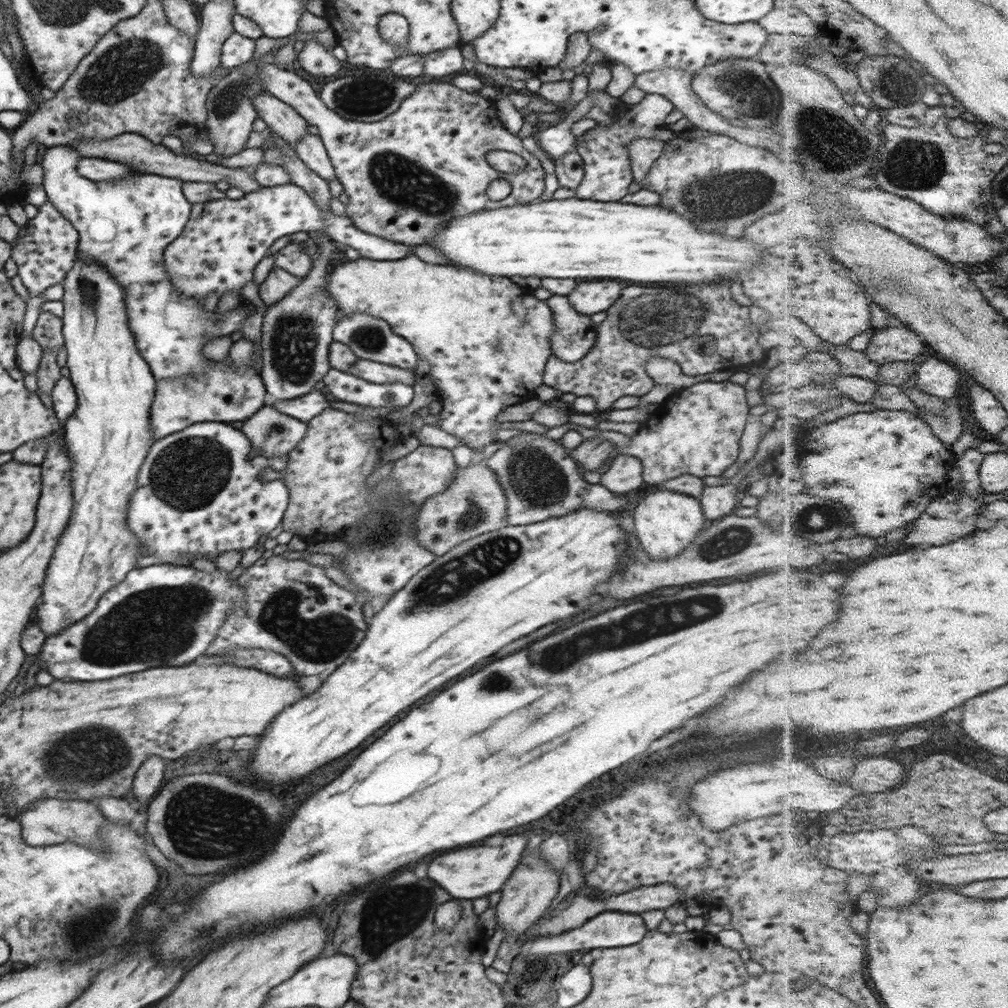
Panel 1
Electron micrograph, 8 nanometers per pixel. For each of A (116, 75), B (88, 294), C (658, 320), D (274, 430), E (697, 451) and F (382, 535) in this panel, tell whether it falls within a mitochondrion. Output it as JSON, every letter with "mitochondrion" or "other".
{"A":"mitochondrion","B":"mitochondrion","C":"mitochondrion","D":"mitochondrion","E":"other","F":"mitochondrion"}

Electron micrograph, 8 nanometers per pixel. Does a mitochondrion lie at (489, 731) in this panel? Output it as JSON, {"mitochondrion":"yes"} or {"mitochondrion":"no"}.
{"mitochondrion":"no"}

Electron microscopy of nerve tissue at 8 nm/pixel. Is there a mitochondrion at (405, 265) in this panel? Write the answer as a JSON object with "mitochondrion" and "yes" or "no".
{"mitochondrion":"no"}

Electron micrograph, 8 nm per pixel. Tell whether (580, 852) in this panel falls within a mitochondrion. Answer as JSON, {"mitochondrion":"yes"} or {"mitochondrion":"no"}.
{"mitochondrion":"no"}

